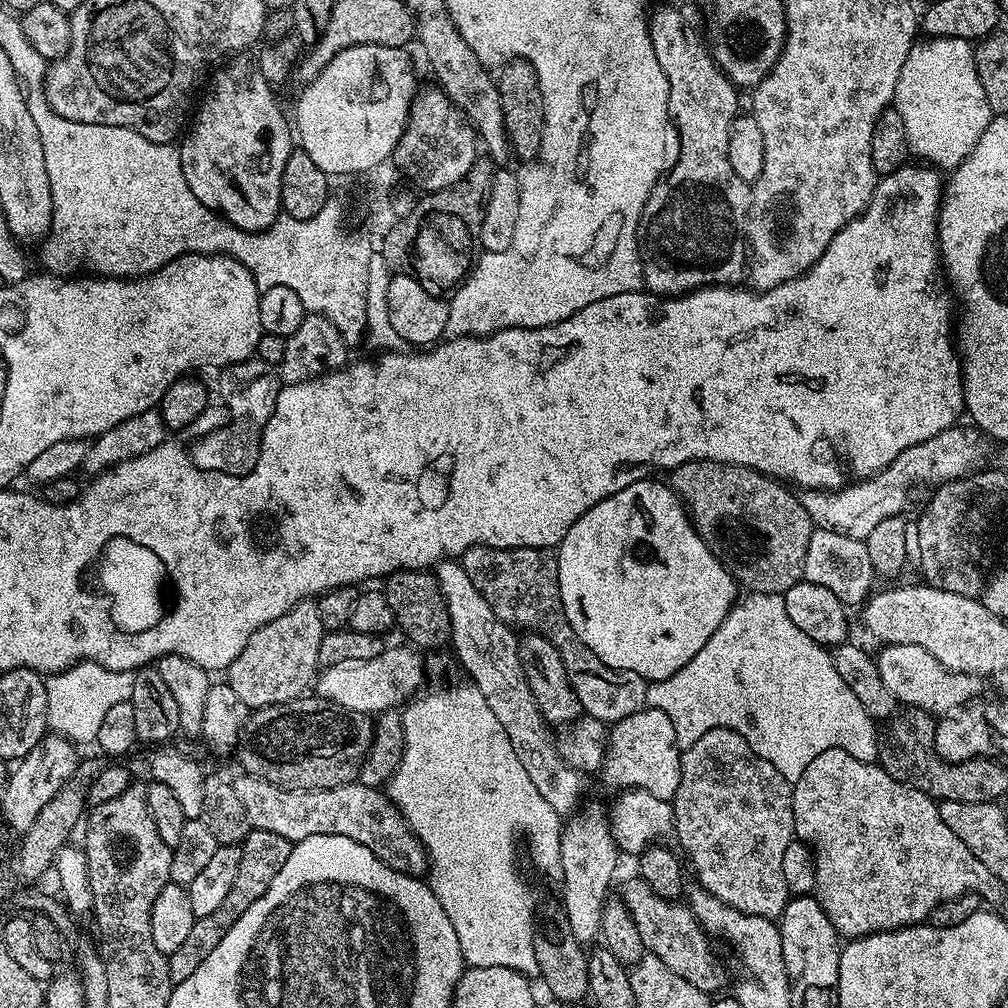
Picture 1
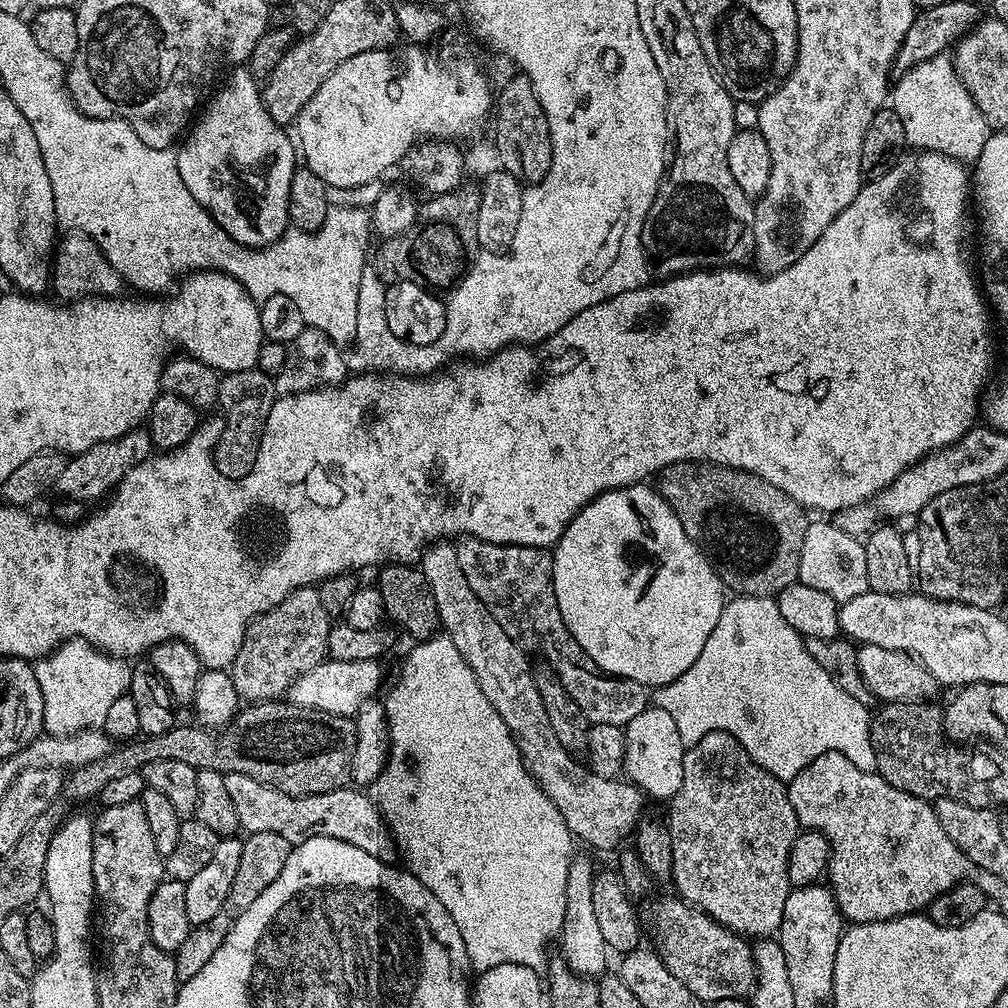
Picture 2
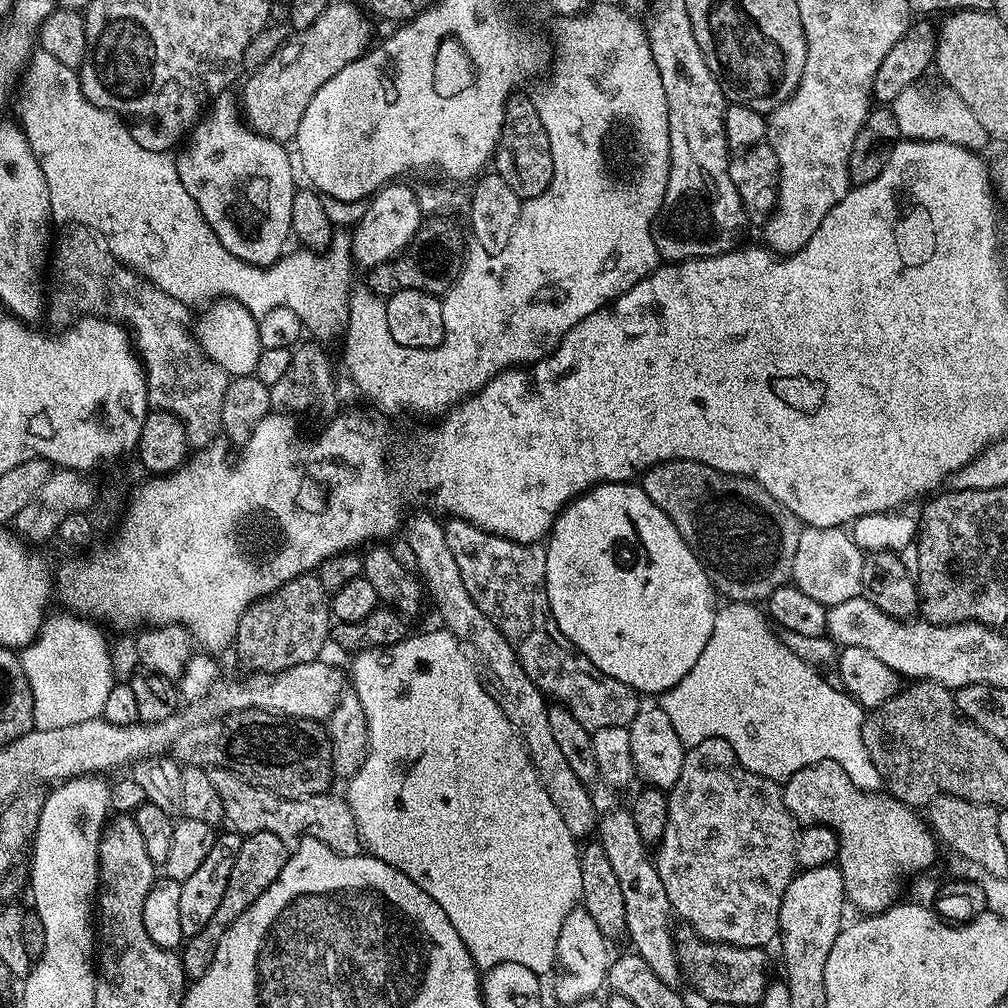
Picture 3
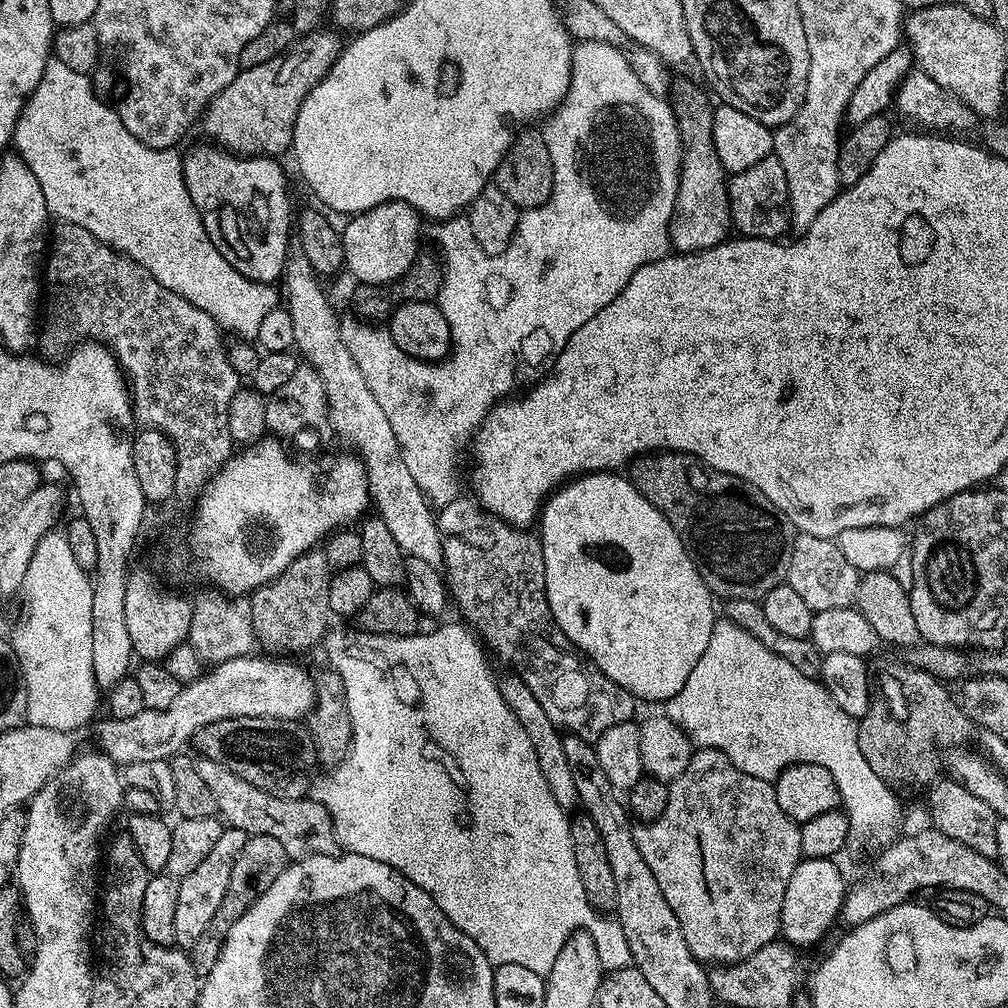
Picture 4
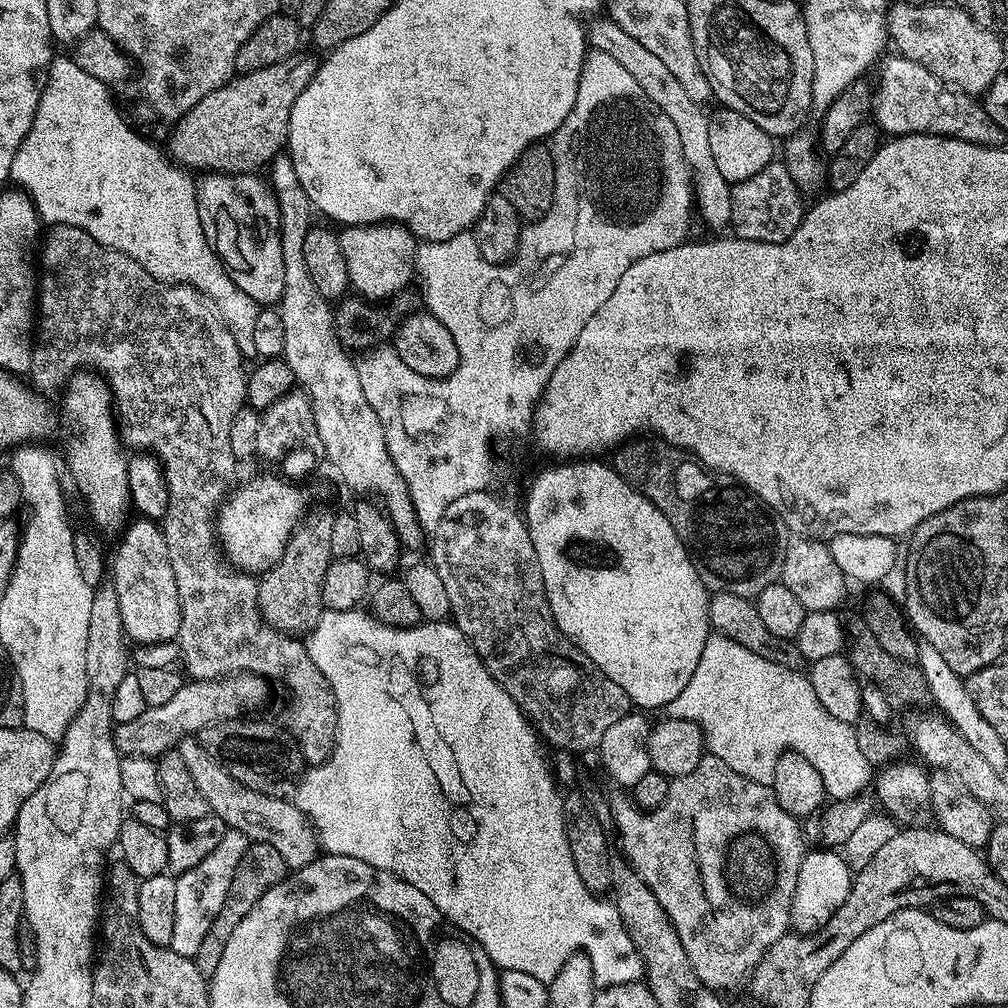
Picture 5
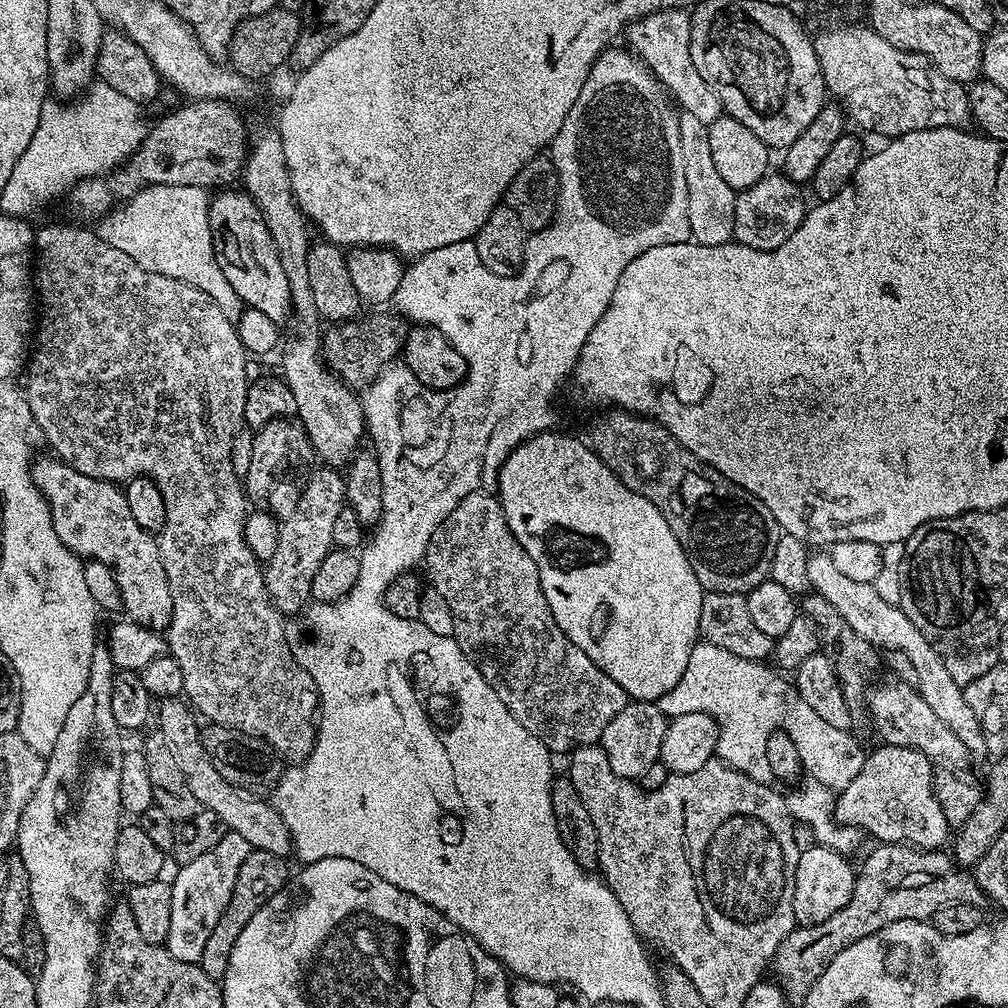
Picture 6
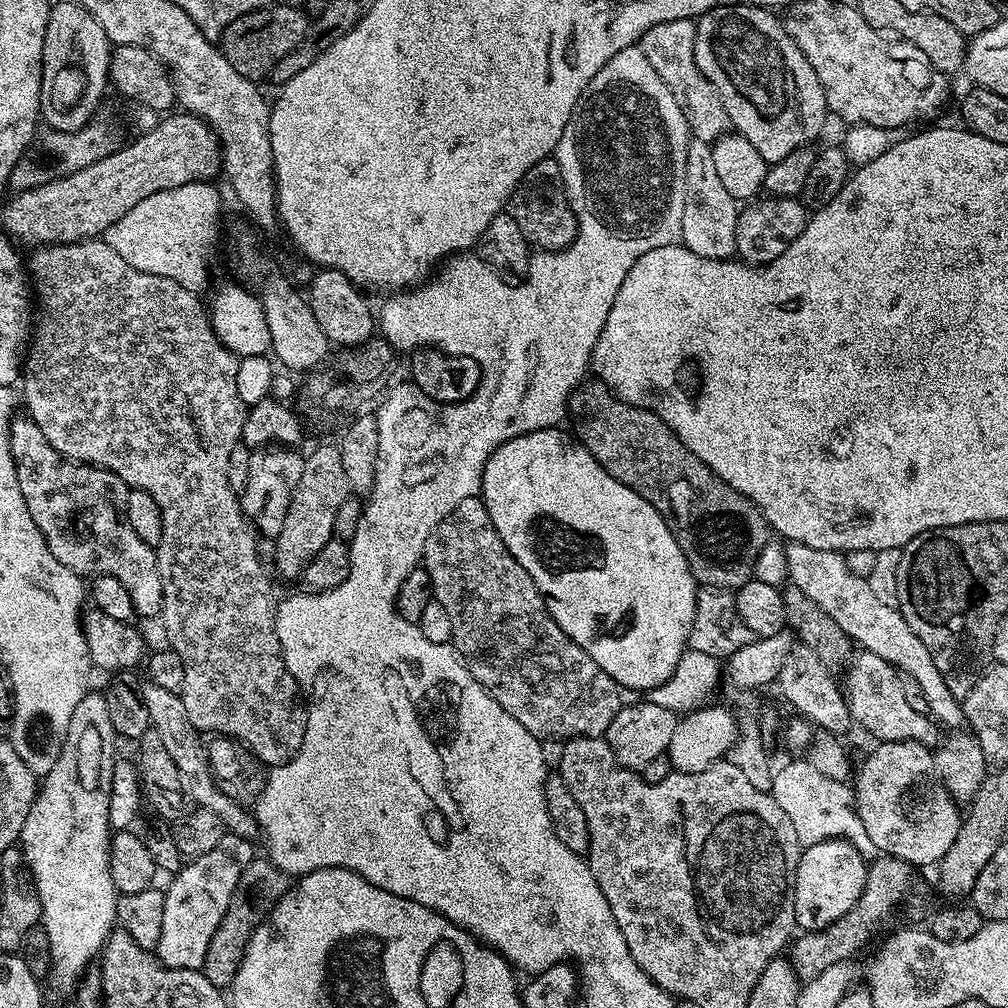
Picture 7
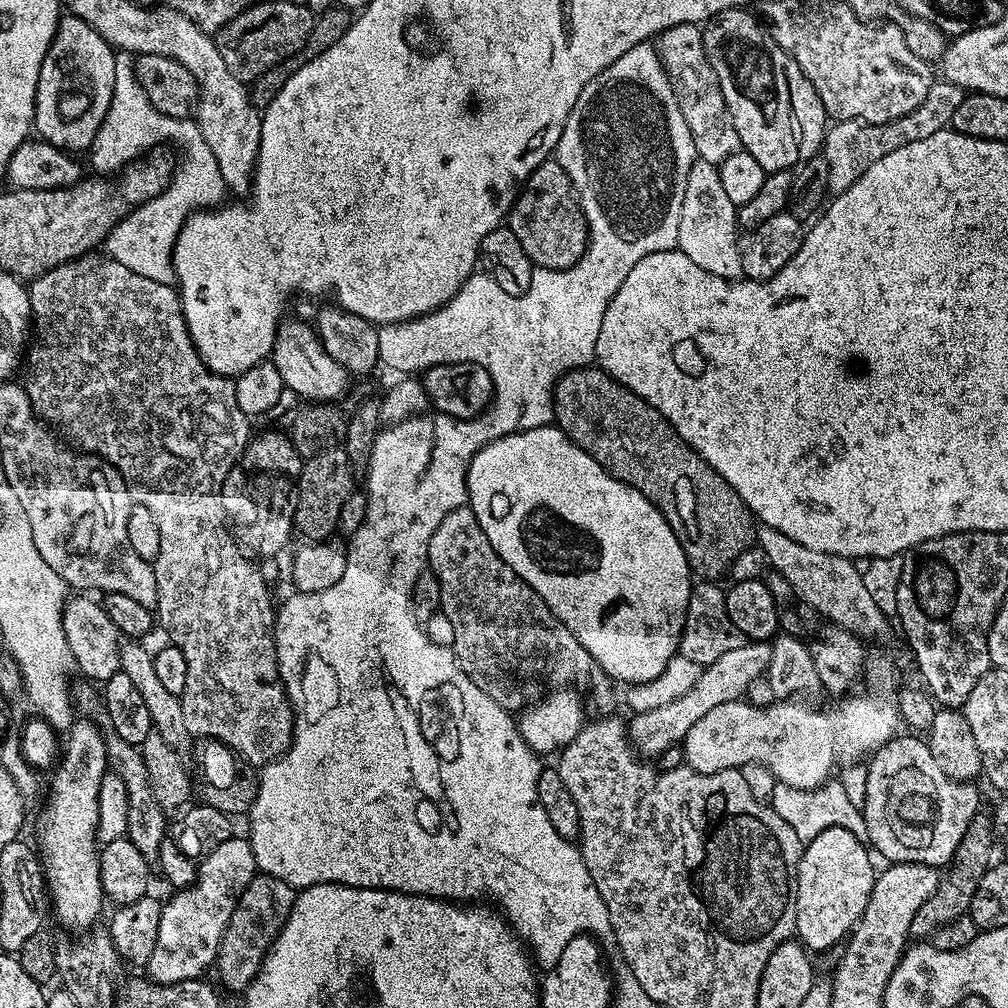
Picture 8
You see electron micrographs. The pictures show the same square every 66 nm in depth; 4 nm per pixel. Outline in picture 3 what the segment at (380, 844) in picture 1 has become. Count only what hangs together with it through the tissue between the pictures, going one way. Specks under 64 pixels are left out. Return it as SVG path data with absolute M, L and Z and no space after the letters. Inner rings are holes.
M225 768L211 769L208 777L210 782L214 782L214 790L218 790L218 798L222 798L225 821L241 834L249 832L278 834L278 838L282 838L282 842L289 846L307 837L309 840L317 840L330 846L344 856L353 855L361 847L360 834L356 831L356 819L347 799L340 797L339 800L338 797L332 796L333 794L325 794L307 796L301 800L287 800L270 790L251 784L237 772Z

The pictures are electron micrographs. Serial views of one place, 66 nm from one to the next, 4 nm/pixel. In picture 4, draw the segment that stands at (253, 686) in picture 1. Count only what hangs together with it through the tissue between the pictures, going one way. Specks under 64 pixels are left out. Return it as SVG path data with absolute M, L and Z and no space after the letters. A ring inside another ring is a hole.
M323 551L304 552L278 578L263 584L251 593L252 628L261 645L273 648L273 653L304 652L323 641L329 631L330 569Z

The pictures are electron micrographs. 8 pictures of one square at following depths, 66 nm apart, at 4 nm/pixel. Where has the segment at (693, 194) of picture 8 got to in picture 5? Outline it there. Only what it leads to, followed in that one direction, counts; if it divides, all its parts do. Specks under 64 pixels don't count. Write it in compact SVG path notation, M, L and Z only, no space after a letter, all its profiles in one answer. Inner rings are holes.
M611 18L600 19L593 19L587 25L589 49L593 52L610 54L610 58L614 58L614 62L618 62L618 66L622 66L622 70L626 70L626 74L630 74L634 82L638 82L648 102L658 106L658 110L662 110L662 114L666 114L666 118L674 122L674 130L678 130L678 142L682 142L682 158L692 178L695 211L700 211L701 218L710 227L727 229L732 222L730 214L732 189L726 178L719 174L713 152L710 150L709 113L700 109L703 108L701 103L690 98L690 94L686 94L678 78L674 78L674 74L670 74L670 70L666 70L666 66L654 54L650 54L646 46L642 46L642 42L630 38L630 34L626 34L626 30L622 30L622 26L615 24Z

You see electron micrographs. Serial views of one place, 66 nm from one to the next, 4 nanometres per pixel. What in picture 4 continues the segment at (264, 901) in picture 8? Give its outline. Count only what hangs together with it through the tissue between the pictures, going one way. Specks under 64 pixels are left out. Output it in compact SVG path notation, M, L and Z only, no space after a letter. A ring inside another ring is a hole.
M270 834L249 835L246 846L242 846L242 851L238 853L238 862L234 862L230 882L226 885L226 898L222 898L222 906L218 906L210 926L206 926L206 934L202 934L202 938L198 938L198 942L194 942L190 950L197 976L206 977L210 970L214 970L214 962L218 962L218 954L222 950L230 926L234 926L234 922L238 922L238 918L242 918L242 914L246 914L250 905L258 902L258 898L266 894L266 890L270 890L270 885L277 880L278 874L282 874L282 870L288 868L289 863L286 850L282 842L278 842L278 838L270 838Z

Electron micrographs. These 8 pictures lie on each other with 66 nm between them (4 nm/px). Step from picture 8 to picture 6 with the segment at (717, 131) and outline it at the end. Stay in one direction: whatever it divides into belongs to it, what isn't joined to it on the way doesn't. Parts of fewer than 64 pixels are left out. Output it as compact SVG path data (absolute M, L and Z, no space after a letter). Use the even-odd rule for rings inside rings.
M669 8L662 12L651 12L641 20L632 21L626 29L626 37L632 43L631 51L639 57L645 69L660 81L667 95L683 111L694 114L698 122L709 125L722 115L720 96L702 78L702 74L698 74L694 58L690 58L691 29L692 17L685 9Z

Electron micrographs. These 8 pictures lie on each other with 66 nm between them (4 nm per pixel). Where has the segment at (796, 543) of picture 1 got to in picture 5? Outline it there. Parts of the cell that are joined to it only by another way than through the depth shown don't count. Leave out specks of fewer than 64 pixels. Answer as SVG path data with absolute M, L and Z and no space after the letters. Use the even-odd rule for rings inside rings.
M633 438L619 445L611 453L610 463L625 482L641 492L655 508L662 510L662 514L666 514L670 526L674 526L674 534L678 534L686 546L690 562L694 562L694 570L709 593L725 592L754 598L766 590L766 586L779 581L787 528L781 517L743 484L737 484L730 476L713 472L695 456L659 438Z

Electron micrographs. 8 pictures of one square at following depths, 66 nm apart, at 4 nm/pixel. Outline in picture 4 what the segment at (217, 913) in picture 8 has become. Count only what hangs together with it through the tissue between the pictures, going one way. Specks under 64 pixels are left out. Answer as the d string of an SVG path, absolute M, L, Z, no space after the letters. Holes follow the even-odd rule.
M225 827L216 845L210 849L209 856L194 871L182 877L174 918L175 947L191 950L194 942L198 942L202 934L206 934L206 926L210 926L218 906L222 906L222 898L226 898L226 885L230 882L231 870L234 862L238 862L238 853L242 851L242 846L246 846L248 838L249 833L242 831L241 828Z

